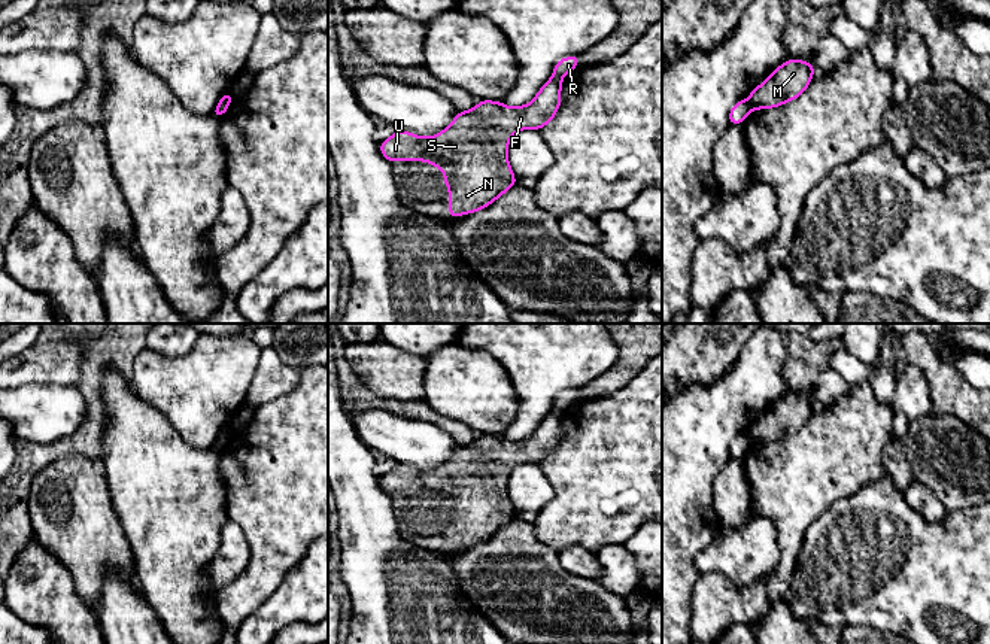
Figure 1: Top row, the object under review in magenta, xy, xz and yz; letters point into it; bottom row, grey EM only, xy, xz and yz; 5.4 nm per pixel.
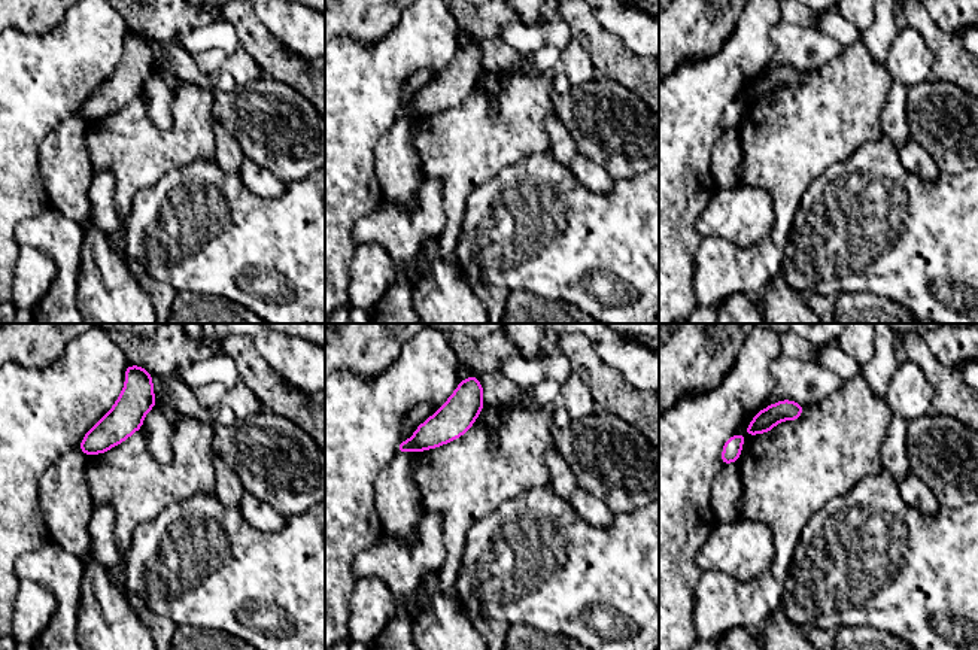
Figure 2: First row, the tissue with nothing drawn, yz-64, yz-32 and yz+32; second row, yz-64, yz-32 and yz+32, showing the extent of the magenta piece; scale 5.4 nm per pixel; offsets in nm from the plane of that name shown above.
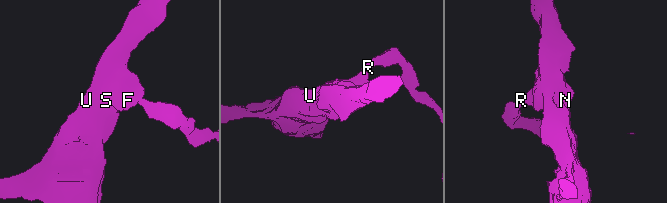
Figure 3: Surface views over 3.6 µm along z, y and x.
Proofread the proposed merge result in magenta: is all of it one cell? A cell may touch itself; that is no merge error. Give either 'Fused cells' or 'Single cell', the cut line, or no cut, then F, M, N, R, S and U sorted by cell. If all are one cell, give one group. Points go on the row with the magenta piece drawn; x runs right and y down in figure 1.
Fused cells. Split along yz (747, 100), (752, 109). Groups: F M N S U / R

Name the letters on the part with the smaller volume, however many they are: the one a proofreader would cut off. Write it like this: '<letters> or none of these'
F, M, N, S, U

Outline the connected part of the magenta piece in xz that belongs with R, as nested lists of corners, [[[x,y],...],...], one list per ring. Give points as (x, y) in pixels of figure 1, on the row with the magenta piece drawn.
[[[578,55],[562,58],[555,64],[553,76],[562,79],[567,73],[574,70],[577,64],[578,64]]]

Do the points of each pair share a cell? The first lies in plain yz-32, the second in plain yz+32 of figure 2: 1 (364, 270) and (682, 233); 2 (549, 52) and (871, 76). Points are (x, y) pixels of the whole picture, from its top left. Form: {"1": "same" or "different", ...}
{"1": "different", "2": "different"}

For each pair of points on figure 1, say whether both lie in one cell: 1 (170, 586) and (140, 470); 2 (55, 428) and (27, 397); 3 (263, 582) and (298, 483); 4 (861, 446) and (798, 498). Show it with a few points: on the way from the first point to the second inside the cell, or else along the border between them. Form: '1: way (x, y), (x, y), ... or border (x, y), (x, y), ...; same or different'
1: way (170, 558), (169, 498); same
2: way (48, 421), (32, 404); same
3: way (272, 558), (279, 537), (282, 507); same
4: way (846, 450), (813, 483); same

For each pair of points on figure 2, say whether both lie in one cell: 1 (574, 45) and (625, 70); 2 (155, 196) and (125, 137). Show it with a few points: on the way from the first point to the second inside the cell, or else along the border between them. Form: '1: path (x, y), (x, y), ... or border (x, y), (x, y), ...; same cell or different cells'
1: border (573, 35), (600, 75); different cells
2: border (181, 167), (142, 188), (128, 213); different cells

